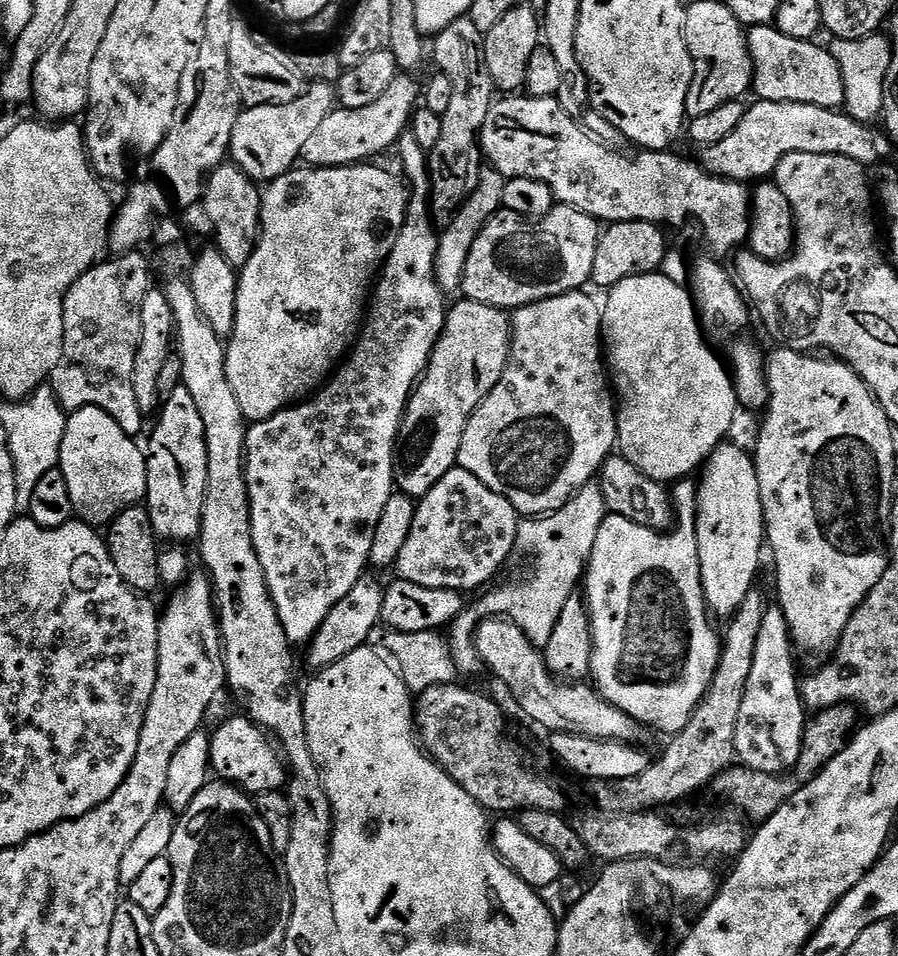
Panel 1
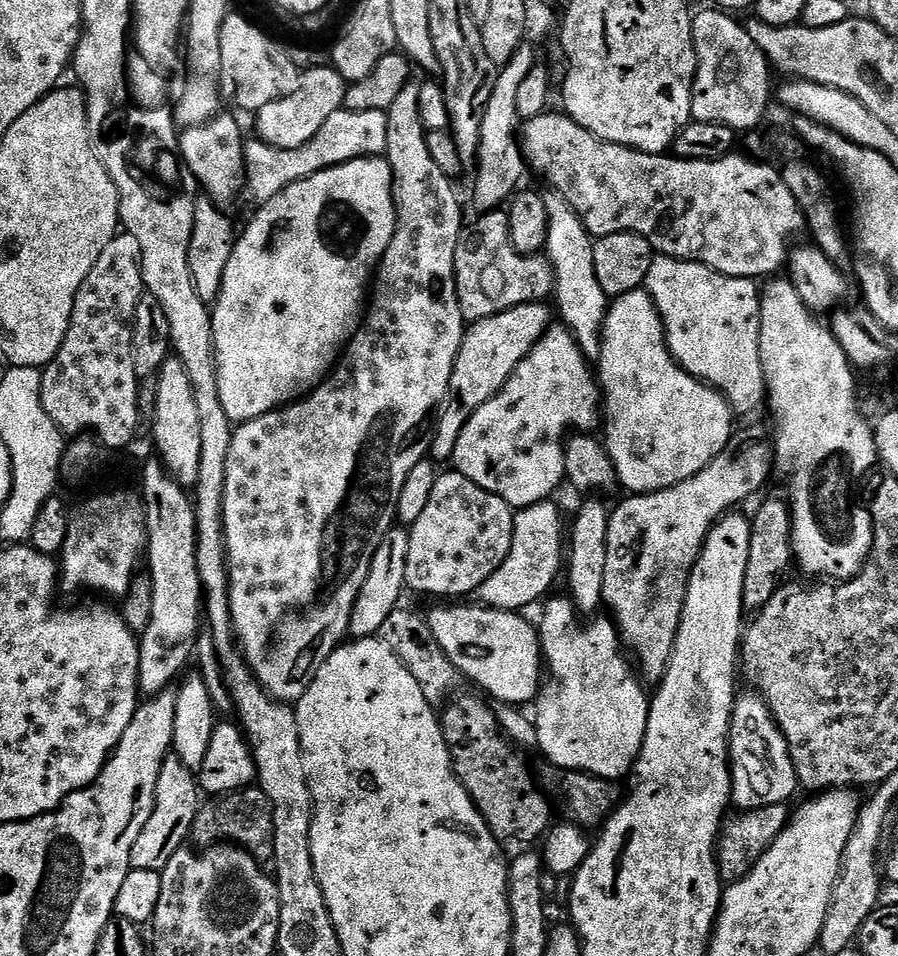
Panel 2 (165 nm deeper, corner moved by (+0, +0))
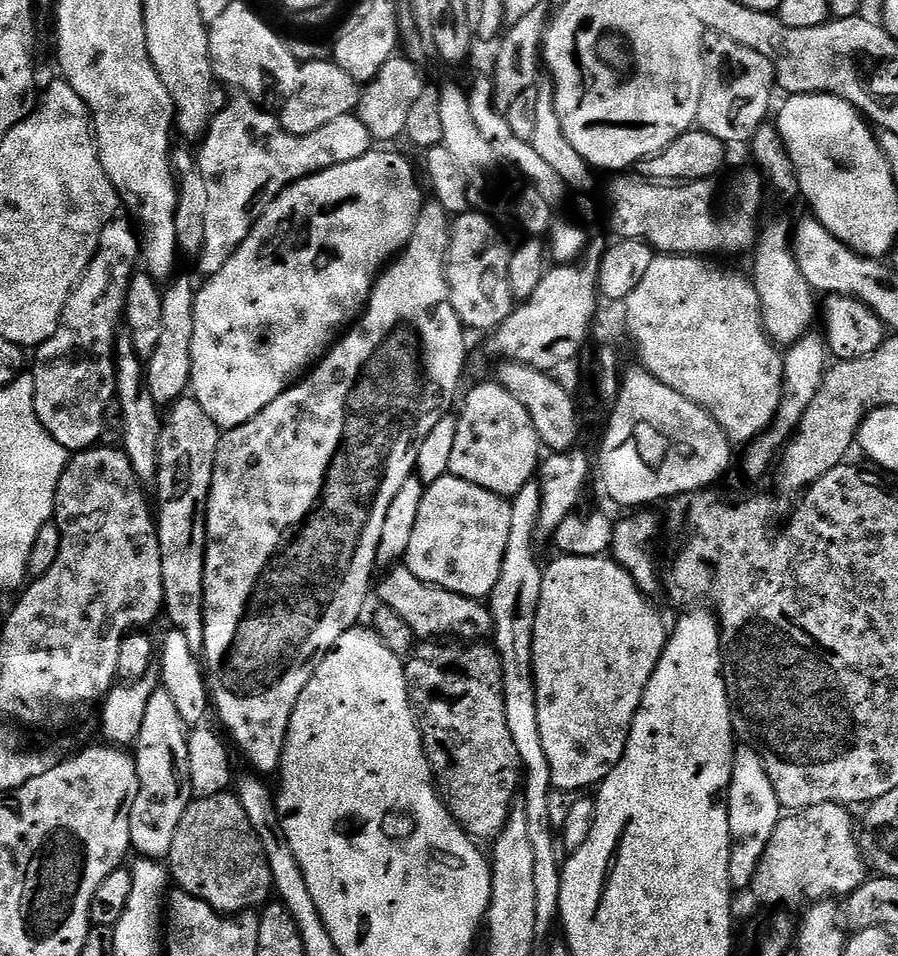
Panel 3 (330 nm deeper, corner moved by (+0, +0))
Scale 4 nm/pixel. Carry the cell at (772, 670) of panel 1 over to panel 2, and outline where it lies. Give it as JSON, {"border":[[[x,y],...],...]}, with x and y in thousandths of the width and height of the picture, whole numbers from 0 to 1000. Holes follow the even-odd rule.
{"border":[[[841,722],[834,724],[825,723],[820,729],[820,733],[815,735],[815,754],[811,760],[811,793],[815,805],[815,841],[824,847],[832,847],[835,845],[847,845],[849,843],[862,843],[863,841],[878,841],[881,838],[881,833],[885,831],[889,825],[889,817],[886,814],[886,798],[882,796],[882,786],[878,783],[875,772],[871,768],[869,760],[864,758],[864,752],[860,749],[860,744],[856,743],[855,736],[851,733],[850,728]]]}

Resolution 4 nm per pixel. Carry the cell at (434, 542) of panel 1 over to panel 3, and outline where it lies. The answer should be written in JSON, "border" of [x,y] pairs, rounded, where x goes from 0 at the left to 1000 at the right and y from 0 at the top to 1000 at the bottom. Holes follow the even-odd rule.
{"border":[[[506,497],[494,498],[472,512],[472,520],[465,529],[465,542],[461,545],[461,560],[457,562],[457,575],[452,575],[450,581],[452,593],[461,605],[486,615],[532,629],[547,624],[550,613],[555,613],[555,600],[559,600],[563,569],[568,567],[569,538],[569,526],[562,520],[537,508],[528,508],[528,504],[511,502]]]}

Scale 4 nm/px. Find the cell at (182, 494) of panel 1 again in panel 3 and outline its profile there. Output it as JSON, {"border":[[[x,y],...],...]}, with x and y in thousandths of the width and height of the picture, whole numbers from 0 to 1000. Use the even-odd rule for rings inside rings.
{"border":[[[197,288],[182,302],[180,354],[176,366],[163,378],[163,401],[176,425],[190,425],[210,409],[214,400],[214,355],[219,302],[207,290]]]}

